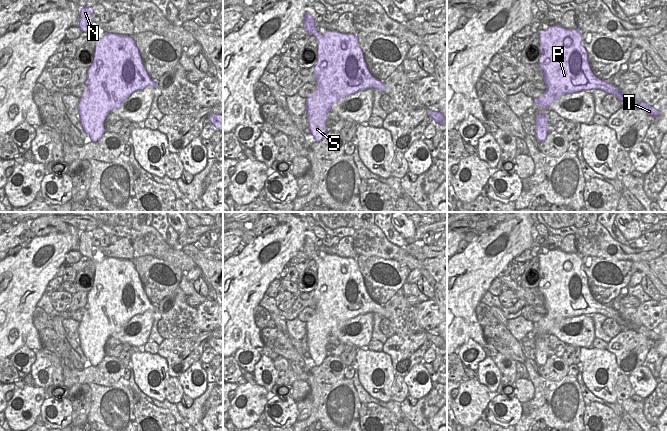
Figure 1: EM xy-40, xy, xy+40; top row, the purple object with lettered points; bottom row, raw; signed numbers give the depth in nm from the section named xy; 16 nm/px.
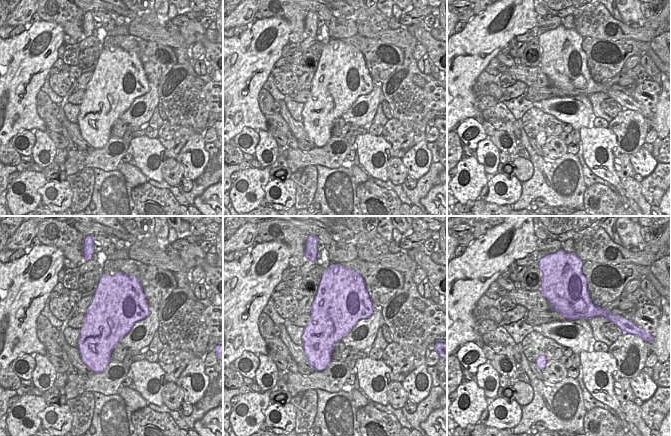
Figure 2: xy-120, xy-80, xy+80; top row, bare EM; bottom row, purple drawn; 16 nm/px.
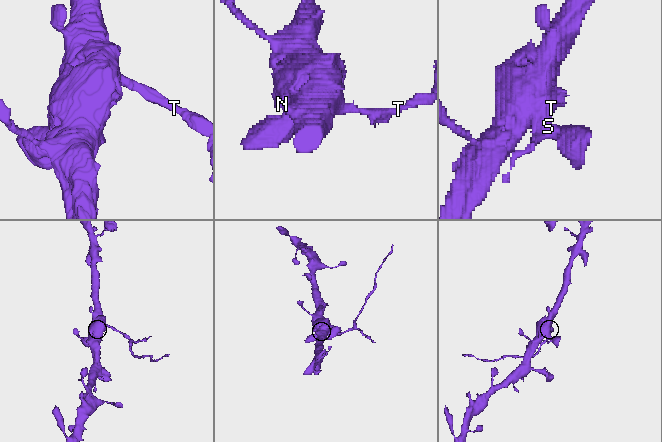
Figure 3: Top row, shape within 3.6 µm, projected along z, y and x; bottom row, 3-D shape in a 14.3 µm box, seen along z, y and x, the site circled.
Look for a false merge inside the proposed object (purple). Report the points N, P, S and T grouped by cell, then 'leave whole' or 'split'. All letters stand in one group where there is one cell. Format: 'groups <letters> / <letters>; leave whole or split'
groups N P S / T; split

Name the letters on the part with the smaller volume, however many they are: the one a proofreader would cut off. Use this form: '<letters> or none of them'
T

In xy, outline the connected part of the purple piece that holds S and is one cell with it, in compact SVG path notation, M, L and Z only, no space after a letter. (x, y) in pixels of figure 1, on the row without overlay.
M305 236L302 251L317 264L317 286L313 291L315 299L314 316L306 322L306 337L310 358L320 366L327 357L326 344L334 328L360 314L375 313L382 309L369 296L356 258L344 258L337 255L326 255L321 259L315 252L316 245L309 236Z

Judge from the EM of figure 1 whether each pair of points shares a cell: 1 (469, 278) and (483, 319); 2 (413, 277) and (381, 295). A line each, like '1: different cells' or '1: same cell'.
1: different cells
2: different cells

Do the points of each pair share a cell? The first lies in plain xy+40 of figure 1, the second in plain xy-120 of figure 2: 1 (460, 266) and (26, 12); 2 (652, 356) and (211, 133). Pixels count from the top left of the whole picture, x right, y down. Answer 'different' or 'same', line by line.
1: different
2: same

